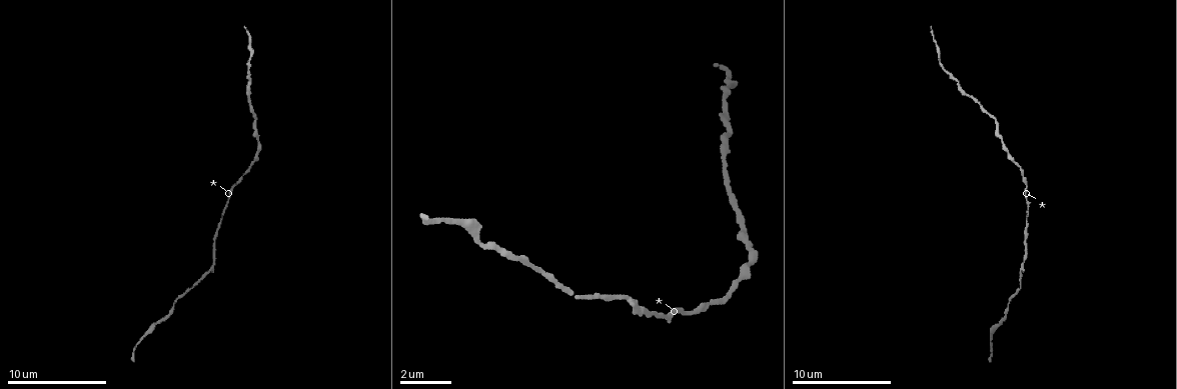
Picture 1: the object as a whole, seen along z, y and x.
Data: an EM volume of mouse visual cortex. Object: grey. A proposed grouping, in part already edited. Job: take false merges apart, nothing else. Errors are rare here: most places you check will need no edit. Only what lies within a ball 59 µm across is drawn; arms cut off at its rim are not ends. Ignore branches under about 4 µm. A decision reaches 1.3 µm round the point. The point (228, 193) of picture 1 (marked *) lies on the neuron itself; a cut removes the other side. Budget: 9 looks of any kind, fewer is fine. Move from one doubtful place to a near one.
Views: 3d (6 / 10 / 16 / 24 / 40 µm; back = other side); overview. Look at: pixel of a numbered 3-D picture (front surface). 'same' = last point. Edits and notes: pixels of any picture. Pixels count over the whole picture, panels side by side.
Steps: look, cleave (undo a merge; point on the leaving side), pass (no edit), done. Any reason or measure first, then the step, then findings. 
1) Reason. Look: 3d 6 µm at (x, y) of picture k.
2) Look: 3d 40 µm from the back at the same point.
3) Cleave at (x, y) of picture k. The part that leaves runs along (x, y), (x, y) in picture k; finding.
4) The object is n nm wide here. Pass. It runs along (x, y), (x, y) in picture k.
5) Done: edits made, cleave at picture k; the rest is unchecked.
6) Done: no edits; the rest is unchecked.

Calibre changes. Look: 3d 10 µm at (236, 183) of picture 1.

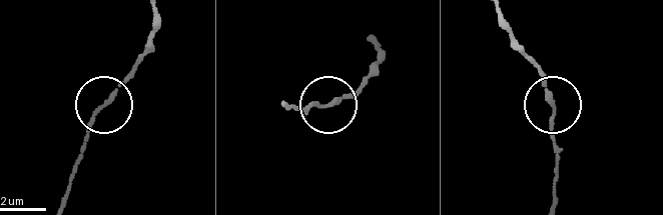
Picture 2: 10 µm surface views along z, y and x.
Look: 3d 10 µm from the back at (330, 102) of picture 2.

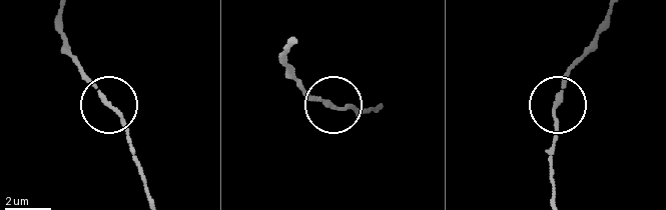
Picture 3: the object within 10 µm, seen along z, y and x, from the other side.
Pass. One neuron here.

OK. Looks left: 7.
A narrow waist. Look: 3d 16 µm at (725, 173) of picture 1.

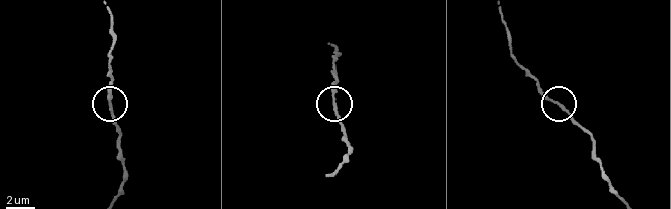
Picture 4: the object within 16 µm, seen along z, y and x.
The object is 180 nm wide here. Pass. It runs along (330, 176), (349, 150), (334, 101), (334, 70) in picture 4; all the same neuron.

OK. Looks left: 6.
Narrows sharply. Look: 3d 10 µm at (259, 139) of picture 1.

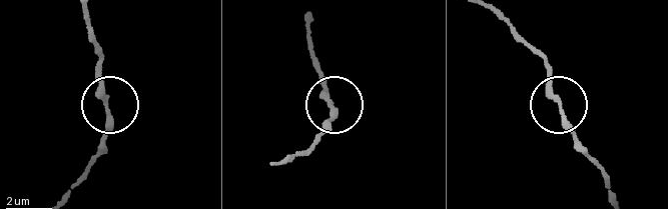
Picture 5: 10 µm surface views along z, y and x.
The object is 230 nm wide here. Pass. It runs along (56, 200), (98, 149), (108, 120), (102, 53) in picture 5; all the same neuron.

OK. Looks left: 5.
Sudden change in width. Look: 3d 10 µm at (170, 309) of picture 1.

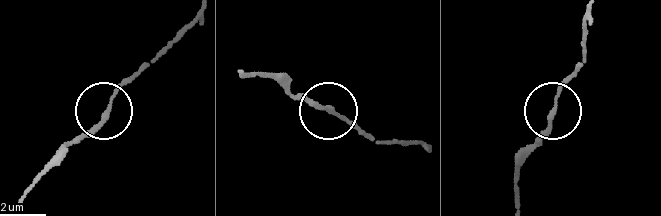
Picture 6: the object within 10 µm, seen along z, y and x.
Pass. Continuous, no second neuron.

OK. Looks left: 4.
Done: no edits; the rest is unchecked.

